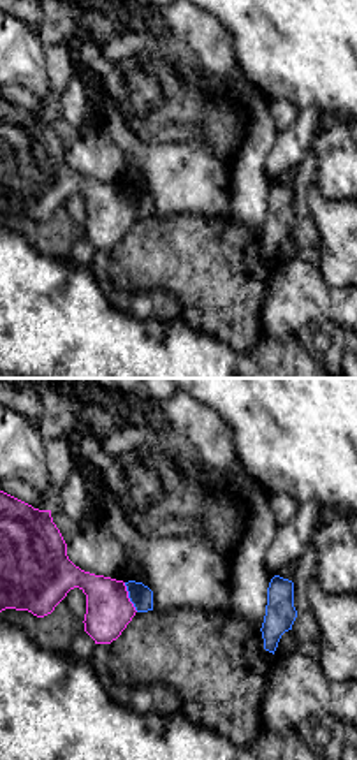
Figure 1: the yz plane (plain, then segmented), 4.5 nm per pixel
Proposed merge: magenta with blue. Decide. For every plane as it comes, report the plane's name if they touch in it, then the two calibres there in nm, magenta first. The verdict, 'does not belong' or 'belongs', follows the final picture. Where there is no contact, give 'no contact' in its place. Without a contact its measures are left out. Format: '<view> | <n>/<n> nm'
yz | 200/100 nm

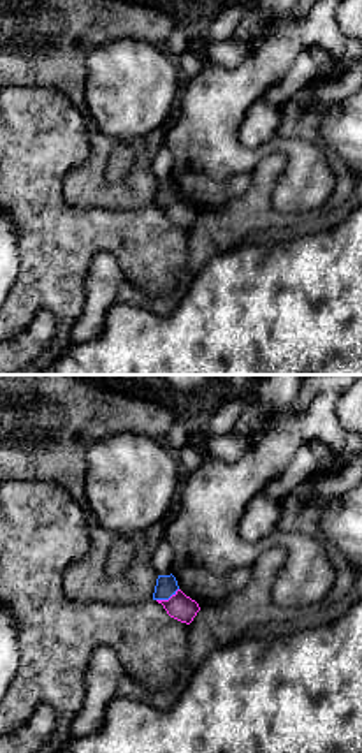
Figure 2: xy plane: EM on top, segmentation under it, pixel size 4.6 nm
xy | 120/100 nm

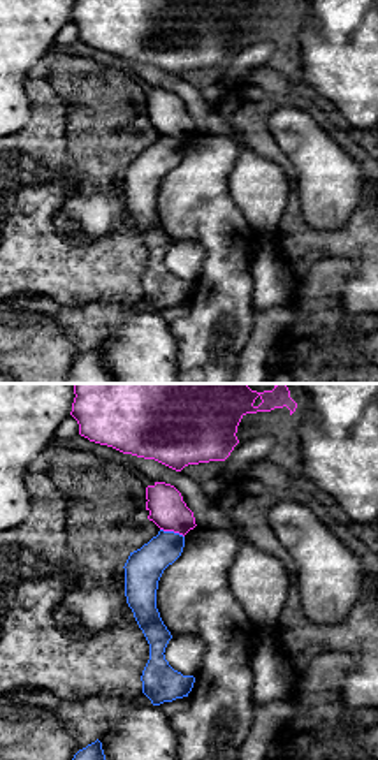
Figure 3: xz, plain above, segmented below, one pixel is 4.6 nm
xz | 170/170 nm

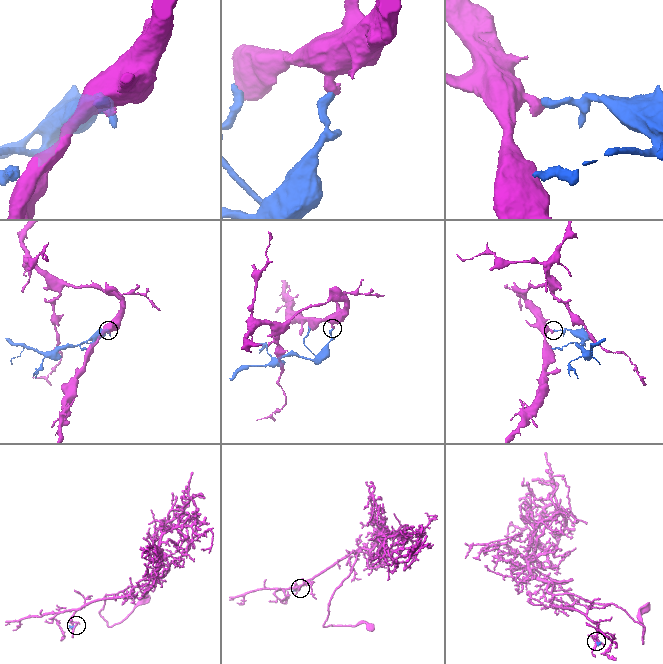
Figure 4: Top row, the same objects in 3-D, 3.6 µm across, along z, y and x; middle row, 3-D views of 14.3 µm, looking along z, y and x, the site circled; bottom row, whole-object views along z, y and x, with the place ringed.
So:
does not belong

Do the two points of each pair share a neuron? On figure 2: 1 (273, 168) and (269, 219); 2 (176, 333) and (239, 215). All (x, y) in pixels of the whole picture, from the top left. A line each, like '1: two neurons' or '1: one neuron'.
1: one neuron
2: two neurons

